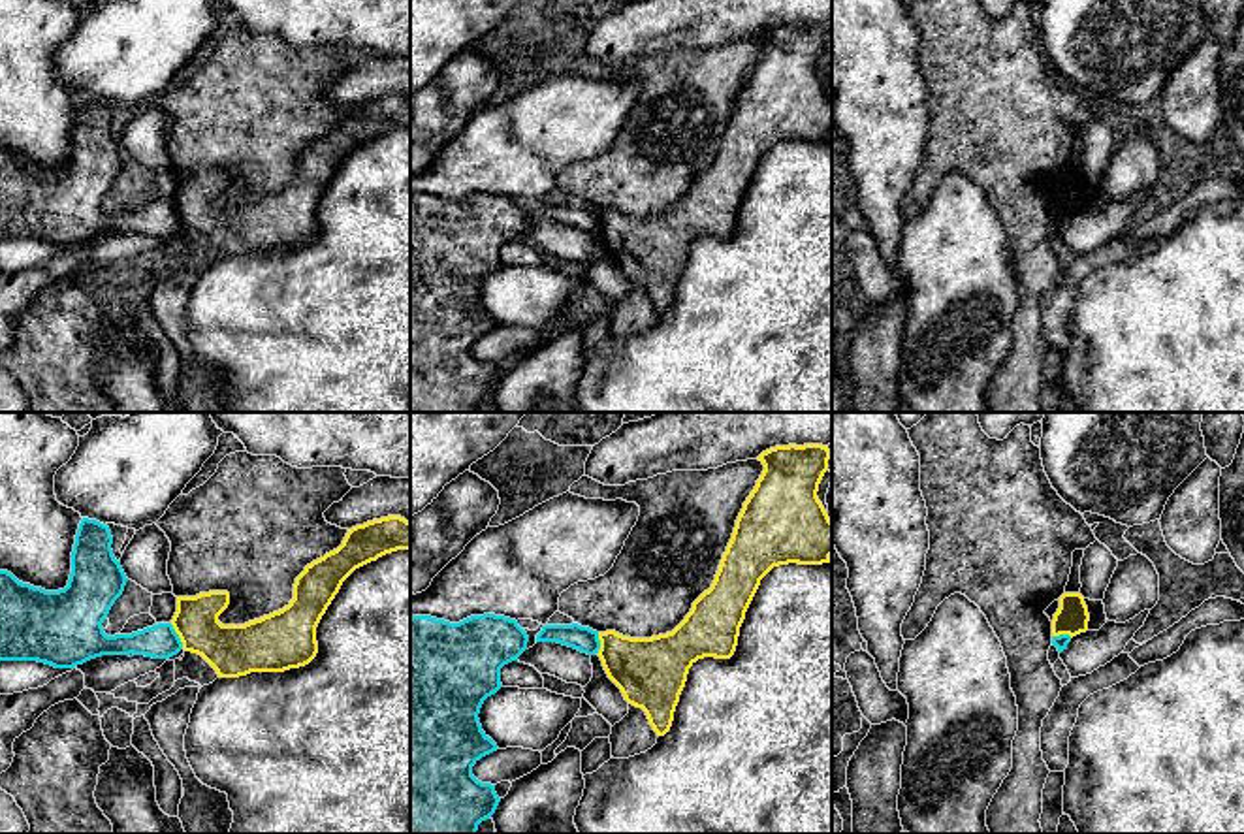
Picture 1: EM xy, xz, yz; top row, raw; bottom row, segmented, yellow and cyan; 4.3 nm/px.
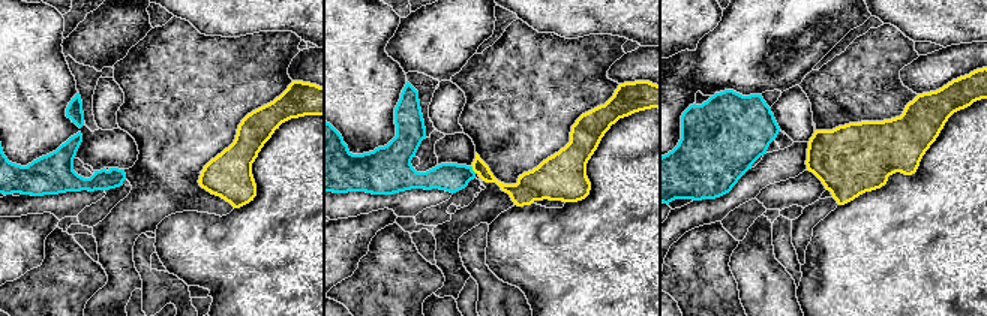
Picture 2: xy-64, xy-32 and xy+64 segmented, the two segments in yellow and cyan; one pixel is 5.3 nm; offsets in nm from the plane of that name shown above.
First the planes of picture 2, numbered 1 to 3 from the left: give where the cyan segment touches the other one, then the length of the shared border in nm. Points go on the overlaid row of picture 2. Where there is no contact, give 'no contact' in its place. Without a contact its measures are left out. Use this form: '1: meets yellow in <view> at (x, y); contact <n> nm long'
1: no contact
2: meets yellow in xy-32 at (473, 169); contact 50 nm long
3: no contact

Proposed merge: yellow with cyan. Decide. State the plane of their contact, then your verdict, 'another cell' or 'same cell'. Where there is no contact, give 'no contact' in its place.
xy | another cell

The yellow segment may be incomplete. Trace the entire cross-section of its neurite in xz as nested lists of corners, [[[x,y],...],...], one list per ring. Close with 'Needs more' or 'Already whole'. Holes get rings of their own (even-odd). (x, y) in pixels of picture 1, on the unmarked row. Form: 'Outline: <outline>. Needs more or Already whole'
Outline: [[[775,24],[757,38],[764,49],[743,81],[711,166],[693,181],[685,198],[672,211],[651,217],[630,217],[615,209],[598,211],[597,233],[608,256],[621,267],[629,282],[646,290],[657,314],[664,314],[672,305],[689,247],[704,235],[730,237],[734,233],[740,205],[760,158],[779,143],[830,141],[832,98],[817,75],[819,62],[828,49],[828,24]]]. Already whole

